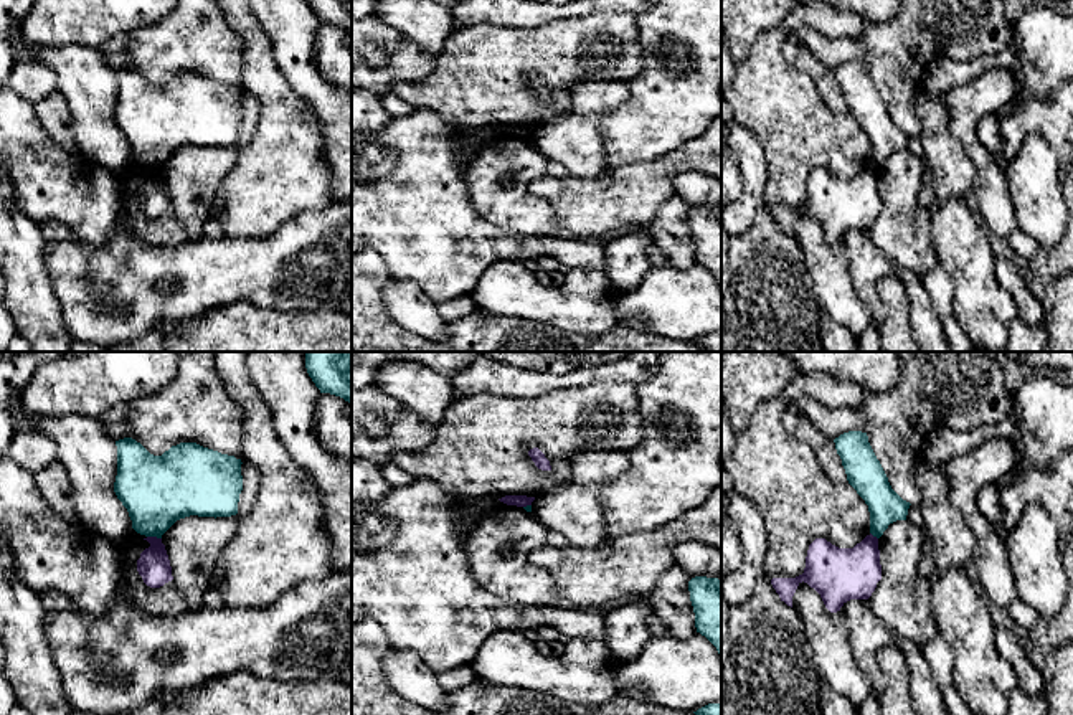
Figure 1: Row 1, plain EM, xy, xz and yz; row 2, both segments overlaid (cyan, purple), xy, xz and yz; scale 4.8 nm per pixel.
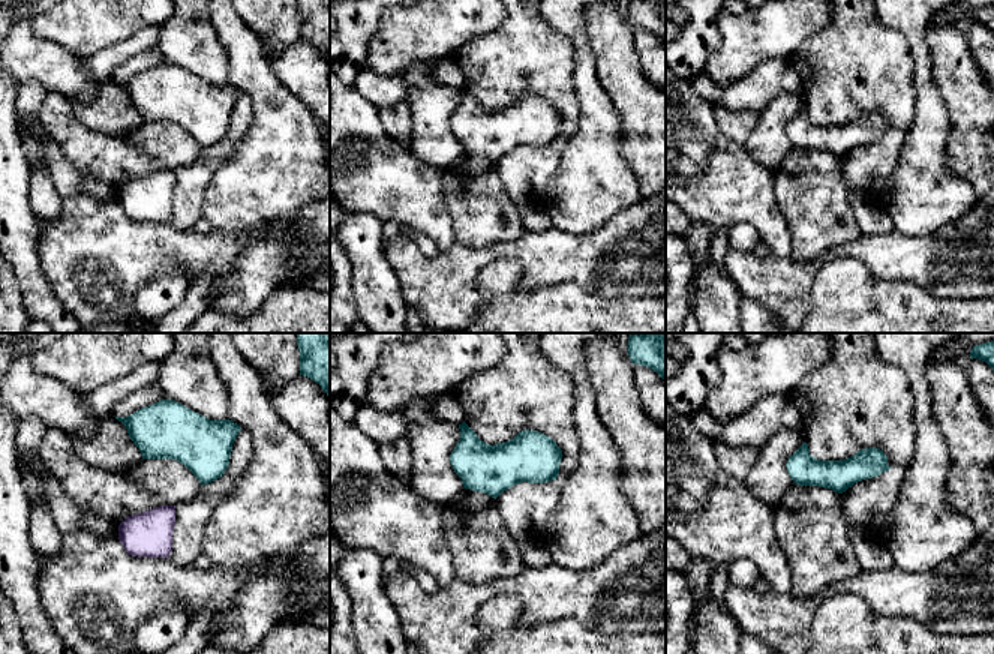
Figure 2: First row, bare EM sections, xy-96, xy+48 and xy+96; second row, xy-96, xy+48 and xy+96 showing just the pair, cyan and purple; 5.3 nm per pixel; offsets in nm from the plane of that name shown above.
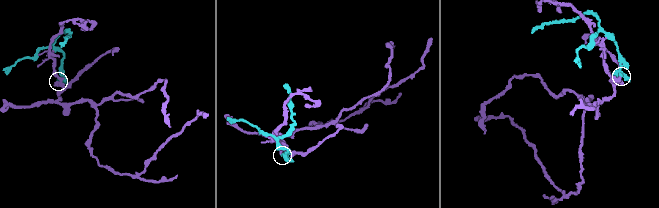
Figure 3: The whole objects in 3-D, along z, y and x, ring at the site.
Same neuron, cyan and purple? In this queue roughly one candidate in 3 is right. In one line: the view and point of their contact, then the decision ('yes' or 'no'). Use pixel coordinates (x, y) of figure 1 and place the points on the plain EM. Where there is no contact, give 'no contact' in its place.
xy (154, 165) | no

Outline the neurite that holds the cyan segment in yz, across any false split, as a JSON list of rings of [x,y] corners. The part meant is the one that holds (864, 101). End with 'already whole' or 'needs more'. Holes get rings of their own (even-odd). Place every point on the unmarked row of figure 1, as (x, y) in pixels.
[[[848,61],[835,68],[834,73],[848,114],[868,135],[870,163],[880,168],[890,154],[906,150],[911,134],[891,119],[867,63]]] | already whole

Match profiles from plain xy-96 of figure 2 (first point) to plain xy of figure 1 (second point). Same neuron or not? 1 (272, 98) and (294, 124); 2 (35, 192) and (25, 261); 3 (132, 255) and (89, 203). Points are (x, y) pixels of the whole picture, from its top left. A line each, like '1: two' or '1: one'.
1: one
2: one
3: two

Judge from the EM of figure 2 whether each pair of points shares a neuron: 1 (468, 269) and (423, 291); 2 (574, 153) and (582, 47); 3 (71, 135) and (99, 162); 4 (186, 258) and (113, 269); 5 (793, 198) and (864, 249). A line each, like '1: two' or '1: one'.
1: one
2: one
3: one
4: one
5: two

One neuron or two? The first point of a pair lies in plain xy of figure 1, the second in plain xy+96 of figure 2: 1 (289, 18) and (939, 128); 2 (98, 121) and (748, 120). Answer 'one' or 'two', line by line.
1: two
2: two

